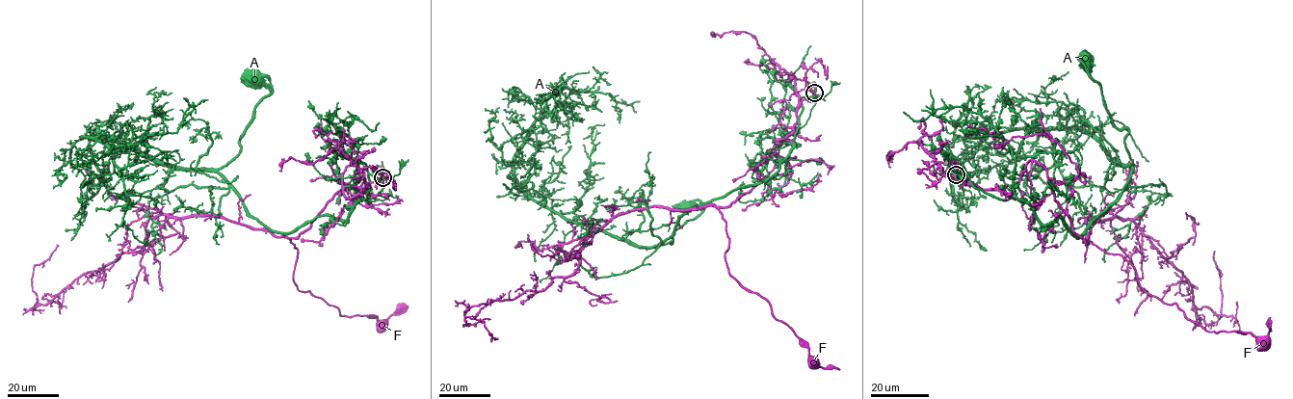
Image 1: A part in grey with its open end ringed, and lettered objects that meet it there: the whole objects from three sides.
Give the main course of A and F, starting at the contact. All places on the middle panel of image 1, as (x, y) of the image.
A: (814, 92), (800, 99), (792, 150), (778, 171), (697, 205), (649, 248), (672, 243), (701, 212), (683, 206)
F: (813, 90), (793, 131), (774, 146), (791, 172), (763, 178), (718, 209), (728, 272), (767, 302), (814, 362)

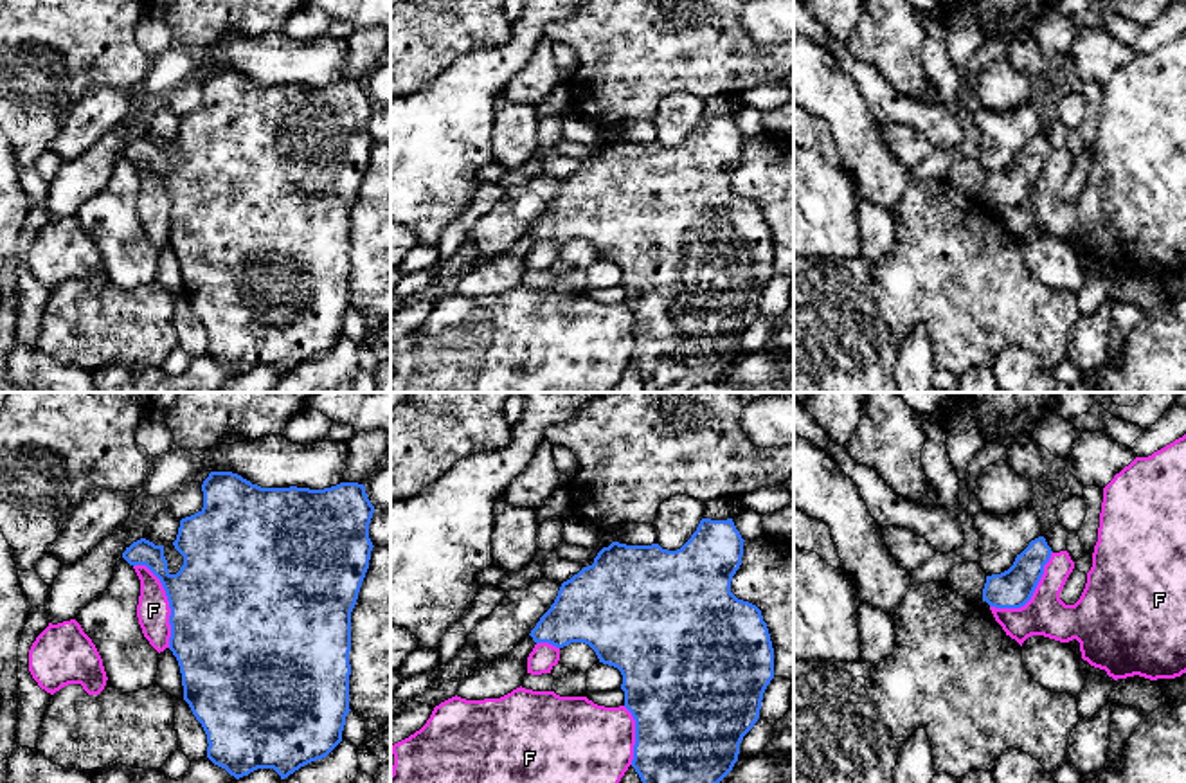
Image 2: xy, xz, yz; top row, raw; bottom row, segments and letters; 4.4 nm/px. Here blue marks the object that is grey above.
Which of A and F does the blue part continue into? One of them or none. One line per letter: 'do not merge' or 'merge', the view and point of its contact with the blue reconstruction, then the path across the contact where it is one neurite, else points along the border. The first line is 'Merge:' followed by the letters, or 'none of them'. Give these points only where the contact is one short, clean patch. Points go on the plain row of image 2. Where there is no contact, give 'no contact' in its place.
Merge: A
A: merge; no contact
F: do not merge; meets blue in xy at (168, 197); border along xy (135, 161), (143, 161), (164, 188), (170, 206), (170, 243)

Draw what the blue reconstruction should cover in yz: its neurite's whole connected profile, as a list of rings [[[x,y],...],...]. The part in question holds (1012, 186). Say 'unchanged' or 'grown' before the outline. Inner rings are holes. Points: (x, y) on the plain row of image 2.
unchanged; [[[1044,133],[1031,137],[1008,167],[986,173],[983,198],[995,205],[1024,203],[1038,182],[1051,149]]]

